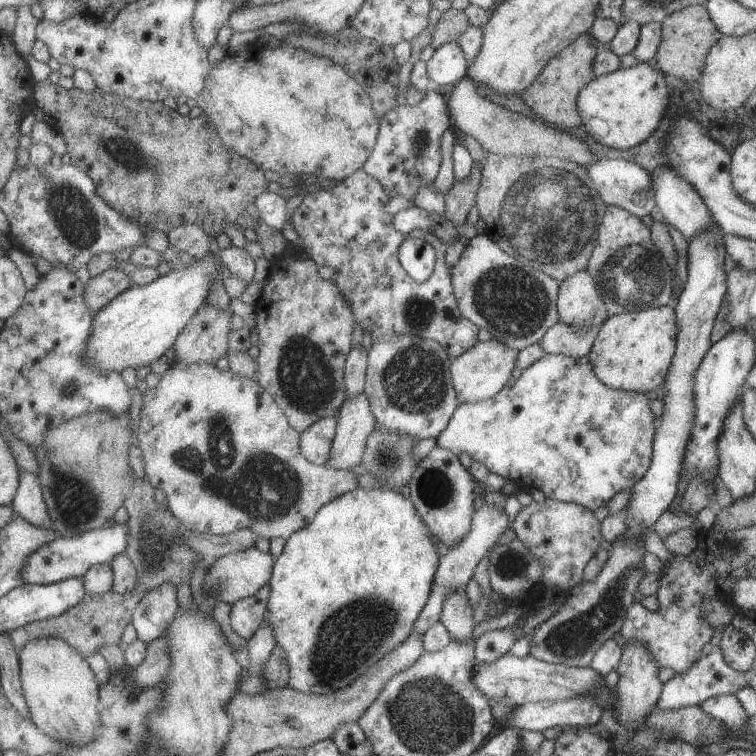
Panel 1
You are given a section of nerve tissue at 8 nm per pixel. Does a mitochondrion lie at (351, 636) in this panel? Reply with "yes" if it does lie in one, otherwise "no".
yes

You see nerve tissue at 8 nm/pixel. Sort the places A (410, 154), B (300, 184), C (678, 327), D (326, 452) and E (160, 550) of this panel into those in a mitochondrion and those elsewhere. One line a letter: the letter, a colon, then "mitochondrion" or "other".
A: mitochondrion
B: other
C: other
D: other
E: mitochondrion

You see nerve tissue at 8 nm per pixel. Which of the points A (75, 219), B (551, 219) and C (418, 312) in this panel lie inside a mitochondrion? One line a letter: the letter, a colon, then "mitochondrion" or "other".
A: mitochondrion
B: mitochondrion
C: mitochondrion

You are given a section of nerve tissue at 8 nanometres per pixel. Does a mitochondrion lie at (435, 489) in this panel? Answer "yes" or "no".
yes

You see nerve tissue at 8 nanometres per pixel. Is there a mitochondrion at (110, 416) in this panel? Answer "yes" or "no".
no

